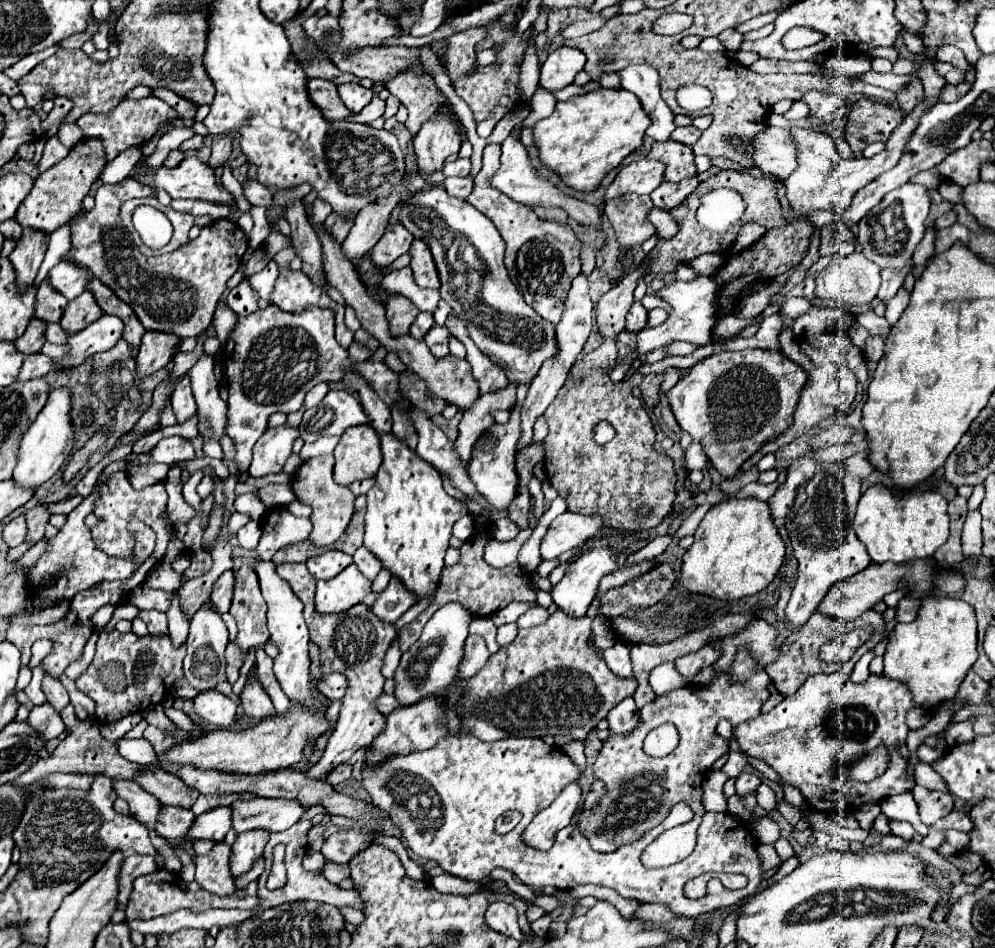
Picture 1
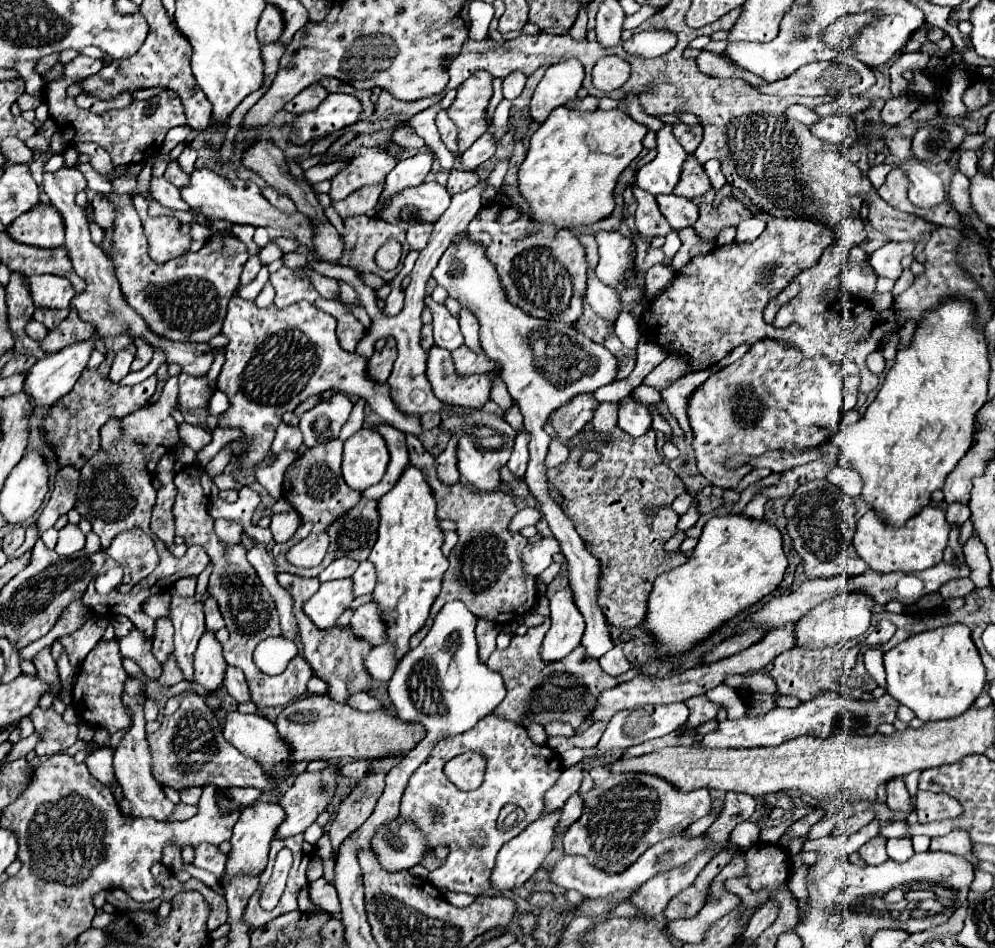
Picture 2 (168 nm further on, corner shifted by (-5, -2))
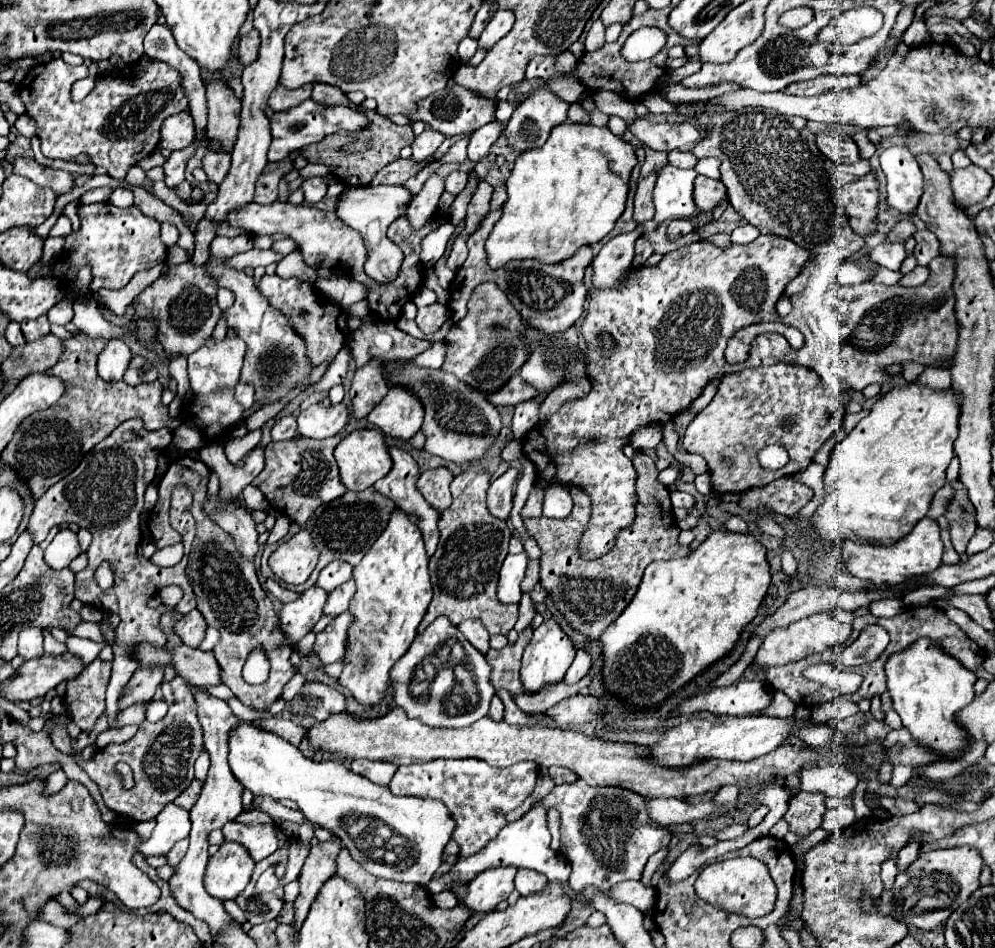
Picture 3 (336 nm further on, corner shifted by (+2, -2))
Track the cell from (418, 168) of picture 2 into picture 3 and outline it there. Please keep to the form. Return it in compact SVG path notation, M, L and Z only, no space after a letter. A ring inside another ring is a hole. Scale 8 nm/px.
M425 130L421 136L415 138L415 142L411 144L413 148L413 154L411 154L411 160L413 162L425 162L429 160L435 150L439 148L439 144L445 140L445 136L437 130Z

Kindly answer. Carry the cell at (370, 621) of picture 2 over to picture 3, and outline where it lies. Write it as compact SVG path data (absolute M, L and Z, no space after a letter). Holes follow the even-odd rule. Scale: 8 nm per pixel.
M343 612L323 632L317 634L313 650L317 652L317 656L321 658L323 664L331 664L331 662L345 658L351 624L353 624L353 614Z

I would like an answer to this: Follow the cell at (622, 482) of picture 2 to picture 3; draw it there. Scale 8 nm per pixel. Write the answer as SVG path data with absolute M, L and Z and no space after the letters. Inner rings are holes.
M641 450L631 458L637 470L637 506L635 506L635 520L631 526L623 528L615 536L615 546L611 552L597 560L585 560L579 554L579 540L581 532L585 532L591 520L591 498L589 494L579 488L571 486L567 492L571 494L575 506L571 514L563 520L555 518L527 518L524 525L539 548L543 550L541 558L541 586L551 594L557 602L559 612L569 620L569 624L589 638L599 638L601 632L609 624L613 624L621 612L633 600L639 582L643 578L645 568L655 560L673 560L687 556L691 548L681 548L677 542L679 528L673 518L673 508L669 502L669 490L657 480L657 466L655 462Z

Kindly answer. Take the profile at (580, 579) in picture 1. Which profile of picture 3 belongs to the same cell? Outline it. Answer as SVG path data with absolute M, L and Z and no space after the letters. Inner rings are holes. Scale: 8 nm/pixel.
M551 616L549 620L545 620L535 632L533 632L533 638L529 642L529 646L525 648L525 654L523 654L523 666L521 666L521 680L525 684L525 688L529 692L539 692L545 684L555 684L555 682L561 682L567 668L571 666L573 662L573 656L575 656L575 646L573 646L573 640L561 630L559 626L559 620L555 616Z

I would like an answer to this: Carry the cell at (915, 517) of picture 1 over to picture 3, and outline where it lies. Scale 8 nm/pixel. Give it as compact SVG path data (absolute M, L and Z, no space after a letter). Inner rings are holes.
M921 518L917 526L899 542L891 546L879 546L879 544L859 544L853 540L845 540L843 544L843 562L847 570L853 576L859 576L863 580L873 580L873 584L901 584L909 580L911 576L933 572L941 564L943 554L943 540L939 536L939 524L931 518Z

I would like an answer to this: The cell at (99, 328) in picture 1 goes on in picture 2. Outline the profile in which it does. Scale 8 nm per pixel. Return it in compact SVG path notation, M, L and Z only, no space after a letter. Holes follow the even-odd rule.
M94 336L90 340L84 340L84 342L78 342L78 344L72 344L70 348L64 348L64 350L60 350L56 354L50 354L50 356L38 360L32 366L32 370L26 374L26 382L24 382L24 390L28 392L28 396L32 396L32 414L38 408L54 406L62 396L66 396L74 388L78 376L82 374L82 370L88 364L88 358L90 358L90 352L94 348L96 338L98 336Z

